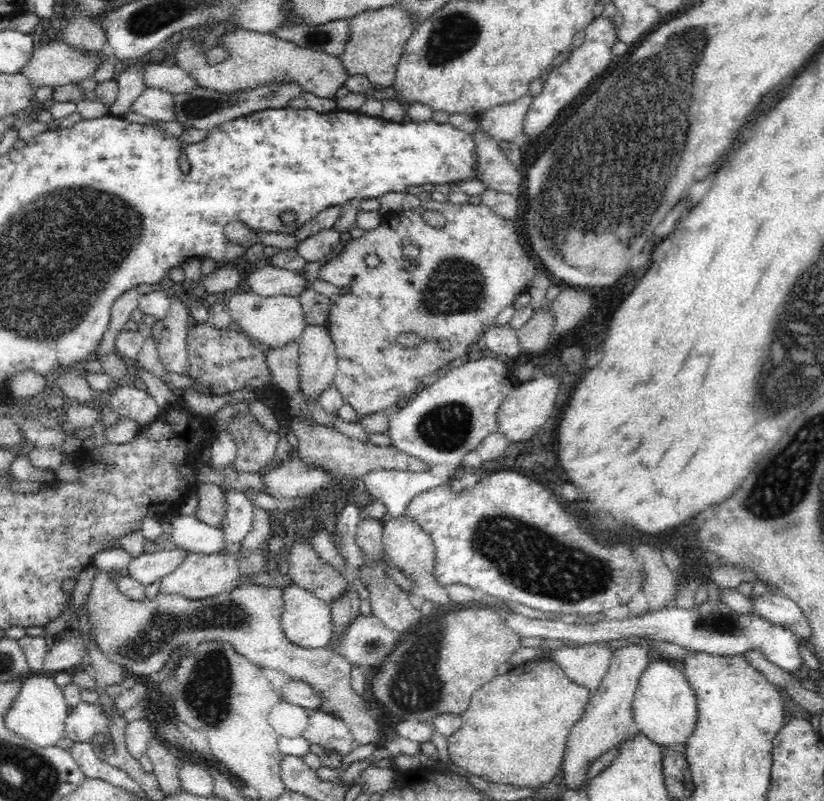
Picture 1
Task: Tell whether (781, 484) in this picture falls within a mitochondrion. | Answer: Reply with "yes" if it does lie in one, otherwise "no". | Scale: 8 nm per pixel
yes

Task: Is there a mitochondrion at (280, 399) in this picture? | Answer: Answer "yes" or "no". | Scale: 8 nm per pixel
no

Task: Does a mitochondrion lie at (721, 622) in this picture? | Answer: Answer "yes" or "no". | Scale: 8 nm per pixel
yes

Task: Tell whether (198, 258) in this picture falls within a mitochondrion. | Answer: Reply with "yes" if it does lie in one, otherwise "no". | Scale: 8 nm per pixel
no

